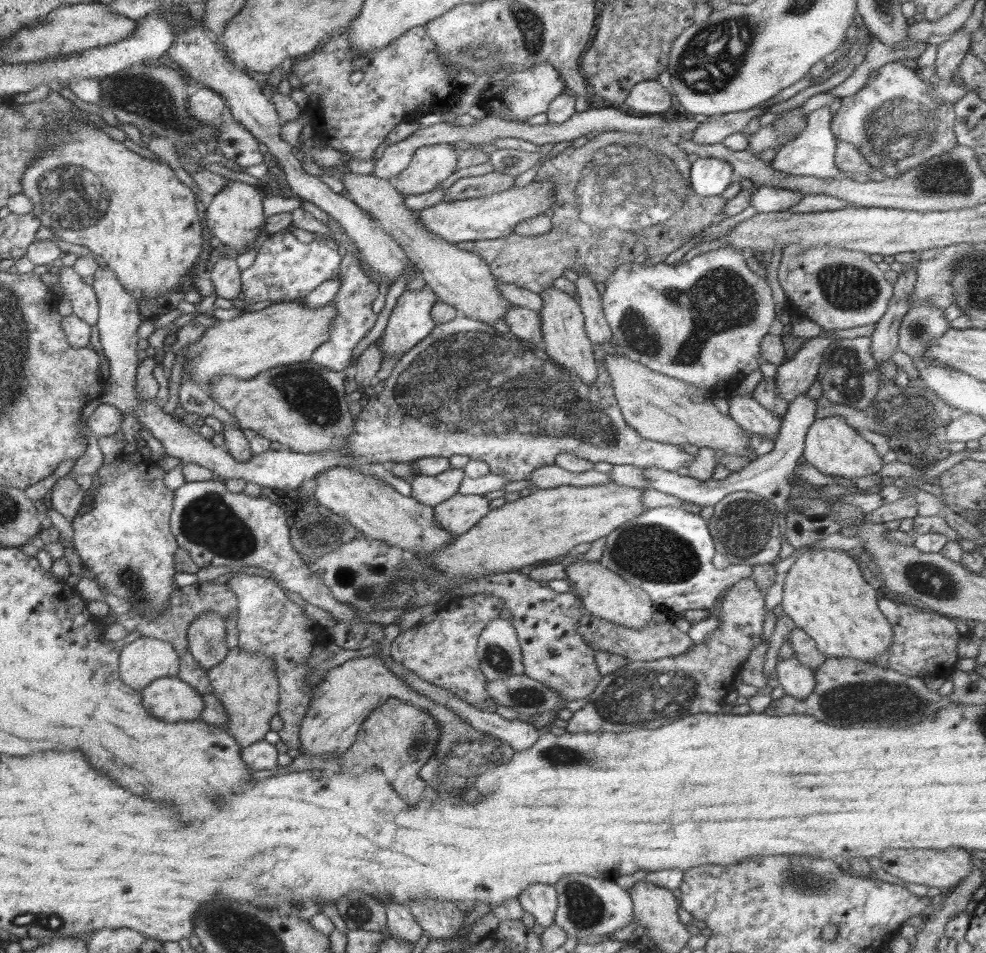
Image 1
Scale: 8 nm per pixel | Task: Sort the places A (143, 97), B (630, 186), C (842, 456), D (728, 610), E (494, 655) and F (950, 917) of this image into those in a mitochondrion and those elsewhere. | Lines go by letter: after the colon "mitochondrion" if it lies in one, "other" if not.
A: mitochondrion
B: mitochondrion
C: other
D: other
E: mitochondrion
F: other

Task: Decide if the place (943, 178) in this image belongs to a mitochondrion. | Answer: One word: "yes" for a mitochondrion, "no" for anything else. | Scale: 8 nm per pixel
yes

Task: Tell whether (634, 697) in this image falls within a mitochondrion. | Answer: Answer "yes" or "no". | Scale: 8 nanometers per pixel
yes

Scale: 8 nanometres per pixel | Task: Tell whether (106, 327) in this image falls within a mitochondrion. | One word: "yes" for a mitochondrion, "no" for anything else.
no

